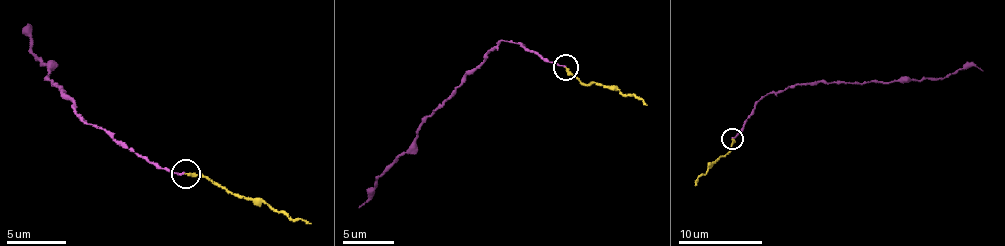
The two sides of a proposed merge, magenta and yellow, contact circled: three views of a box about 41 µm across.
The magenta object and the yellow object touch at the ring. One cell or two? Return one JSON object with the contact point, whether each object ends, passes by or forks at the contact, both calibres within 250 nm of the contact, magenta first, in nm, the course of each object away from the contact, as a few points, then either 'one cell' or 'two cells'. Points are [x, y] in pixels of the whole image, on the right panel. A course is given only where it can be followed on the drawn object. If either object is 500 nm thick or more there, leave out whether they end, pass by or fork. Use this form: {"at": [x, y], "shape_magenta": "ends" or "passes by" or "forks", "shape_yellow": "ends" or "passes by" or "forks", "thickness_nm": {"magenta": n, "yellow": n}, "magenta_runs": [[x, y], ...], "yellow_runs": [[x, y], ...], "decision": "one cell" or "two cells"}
{"at": [732, 139], "shape_magenta": "ends", "shape_yellow": "ends", "thickness_nm": {"magenta": 110, "yellow": 220}, "magenta_runs": [[733, 138], [742, 131], [758, 100], [771, 92], [820, 81], [945, 78], [971, 66], [982, 71]], "yellow_runs": [[732, 138], [732, 146], [707, 165], [706, 173], [697, 177], [695, 185]], "decision": "one cell"}

